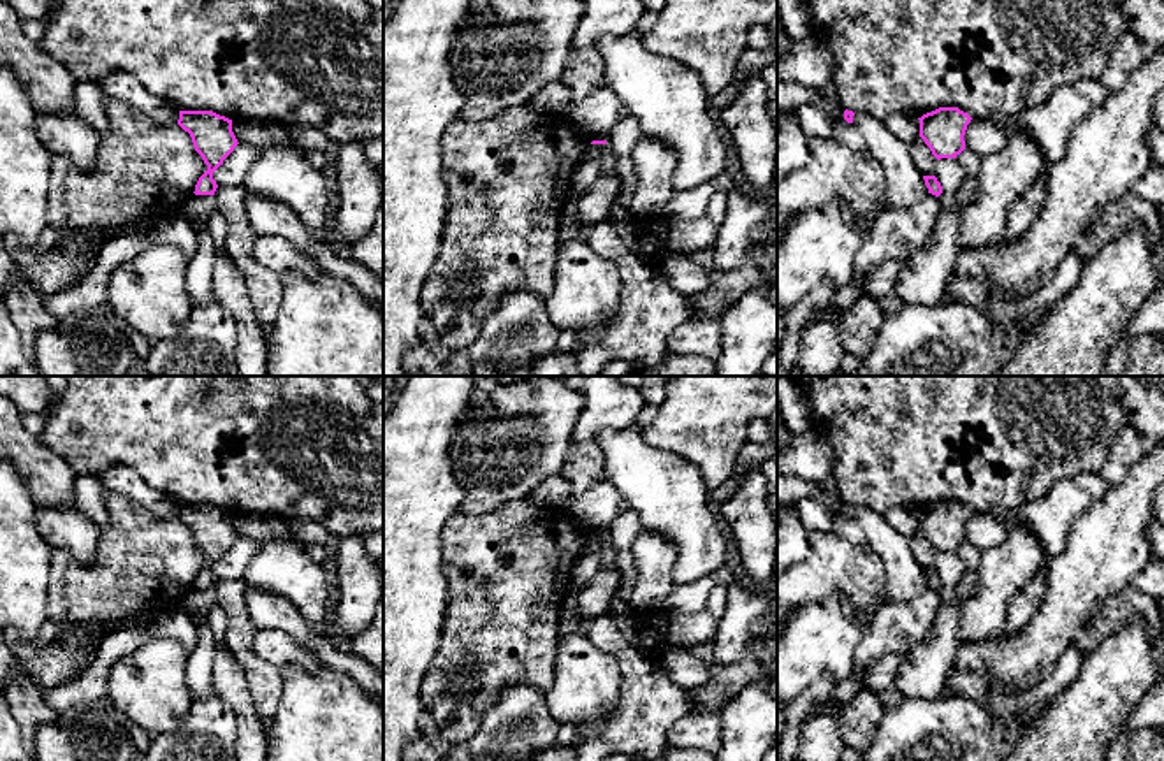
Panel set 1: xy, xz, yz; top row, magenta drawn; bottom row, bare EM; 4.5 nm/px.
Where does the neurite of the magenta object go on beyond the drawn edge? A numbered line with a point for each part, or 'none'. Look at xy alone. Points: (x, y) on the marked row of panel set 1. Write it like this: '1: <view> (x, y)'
none

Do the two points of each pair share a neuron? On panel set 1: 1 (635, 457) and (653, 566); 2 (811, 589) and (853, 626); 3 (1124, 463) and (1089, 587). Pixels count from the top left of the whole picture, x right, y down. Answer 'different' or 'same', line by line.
1: different
2: different
3: different

